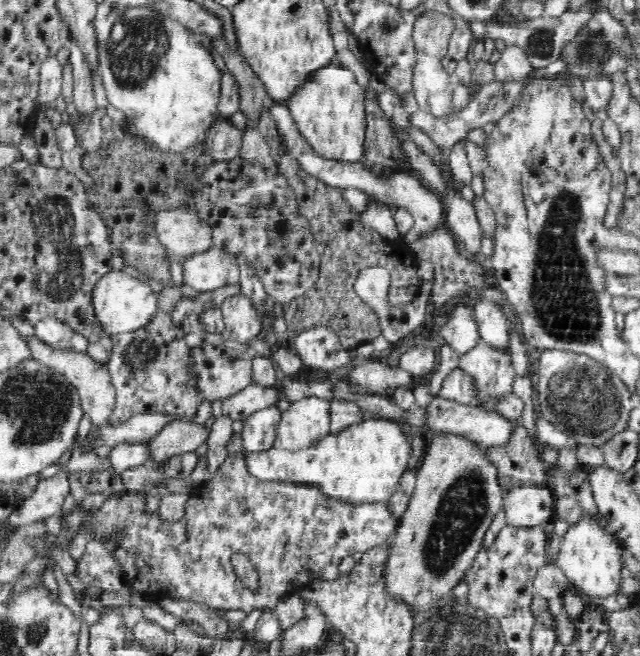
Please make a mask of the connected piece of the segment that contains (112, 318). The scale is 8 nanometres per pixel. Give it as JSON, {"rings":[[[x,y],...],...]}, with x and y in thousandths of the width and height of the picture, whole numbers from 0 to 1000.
{"rings":[[[173,413],[153,425],[144,445],[147,483],[166,511],[180,514],[186,509],[206,508],[223,497],[247,476],[248,444],[230,425],[208,424],[194,413]]]}

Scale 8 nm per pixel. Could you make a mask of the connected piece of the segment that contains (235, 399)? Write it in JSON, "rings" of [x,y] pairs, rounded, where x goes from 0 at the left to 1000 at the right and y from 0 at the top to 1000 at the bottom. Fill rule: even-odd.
{"rings":[[[395,584],[352,607],[347,611],[347,625],[359,640],[384,640],[388,634],[405,625],[431,619],[439,605],[438,587],[409,590],[406,585]]]}

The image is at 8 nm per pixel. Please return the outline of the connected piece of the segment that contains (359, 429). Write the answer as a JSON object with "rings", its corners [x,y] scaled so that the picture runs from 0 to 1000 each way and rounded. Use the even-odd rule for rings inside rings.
{"rings":[[[572,639],[564,645],[548,646],[538,655],[517,660],[502,668],[488,680],[456,684],[425,681],[402,691],[381,689],[388,720],[409,733],[455,735],[472,739],[494,739],[500,750],[519,764],[561,770],[569,767],[603,767],[622,741],[622,732],[638,713],[642,675],[627,645],[609,639]]]}

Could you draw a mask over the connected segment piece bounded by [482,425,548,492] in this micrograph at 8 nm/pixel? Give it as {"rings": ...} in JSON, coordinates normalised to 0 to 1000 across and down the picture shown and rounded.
{"rings":[[[816,648],[803,655],[797,674],[769,680],[753,691],[775,712],[778,736],[788,750],[811,741],[855,739],[855,709],[844,695],[845,683]]]}

